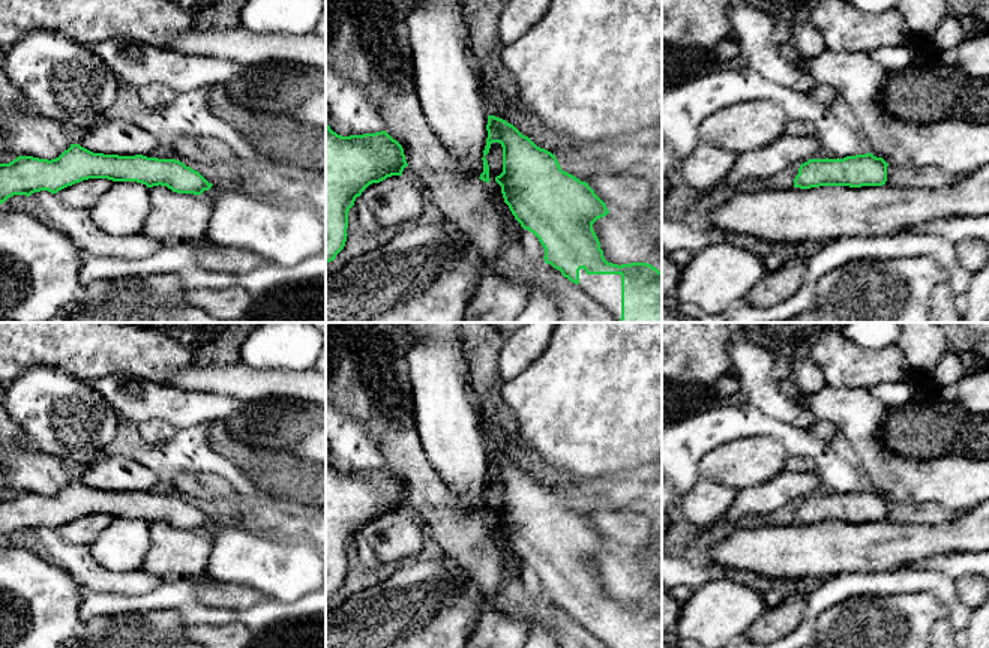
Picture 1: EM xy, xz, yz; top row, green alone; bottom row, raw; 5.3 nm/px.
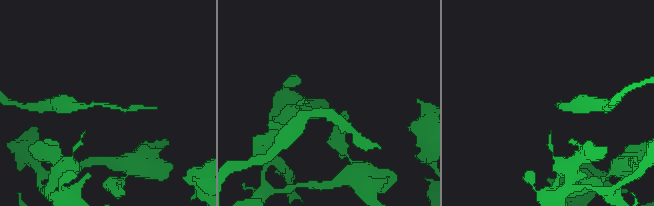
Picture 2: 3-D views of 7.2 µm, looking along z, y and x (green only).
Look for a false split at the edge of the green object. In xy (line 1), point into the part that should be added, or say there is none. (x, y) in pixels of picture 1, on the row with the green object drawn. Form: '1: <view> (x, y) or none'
1: none

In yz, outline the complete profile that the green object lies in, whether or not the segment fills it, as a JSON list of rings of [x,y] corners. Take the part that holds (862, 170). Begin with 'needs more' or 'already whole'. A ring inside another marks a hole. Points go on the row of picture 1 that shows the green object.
already whole; [[[872,153],[846,156],[843,159],[809,159],[801,164],[794,178],[794,188],[819,186],[882,186],[887,182],[888,164]]]

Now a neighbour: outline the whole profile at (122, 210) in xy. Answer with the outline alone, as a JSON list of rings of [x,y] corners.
[[[114,182],[89,210],[92,222],[110,236],[140,234],[150,210],[149,189],[137,182]]]

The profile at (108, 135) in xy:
[[[101,117],[95,126],[86,129],[80,146],[104,154],[135,156],[152,154],[159,146],[158,136],[120,118]]]

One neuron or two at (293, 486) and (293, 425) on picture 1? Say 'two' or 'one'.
two

